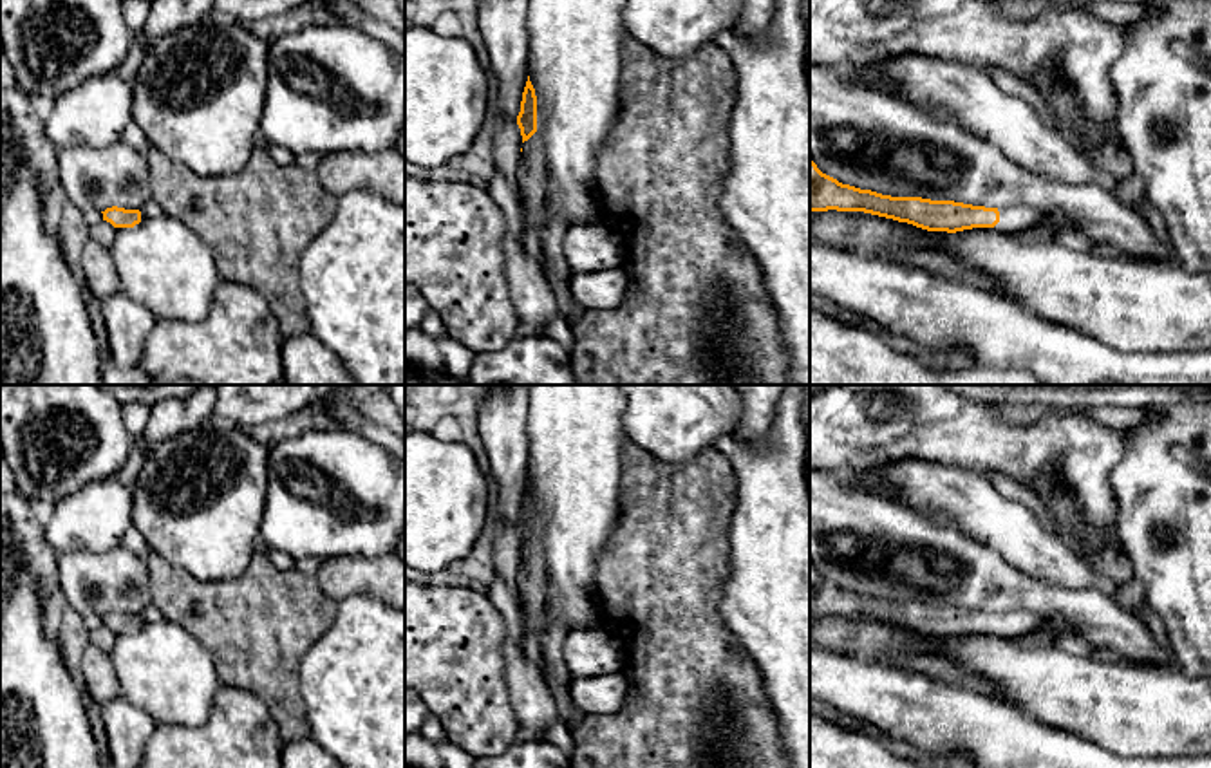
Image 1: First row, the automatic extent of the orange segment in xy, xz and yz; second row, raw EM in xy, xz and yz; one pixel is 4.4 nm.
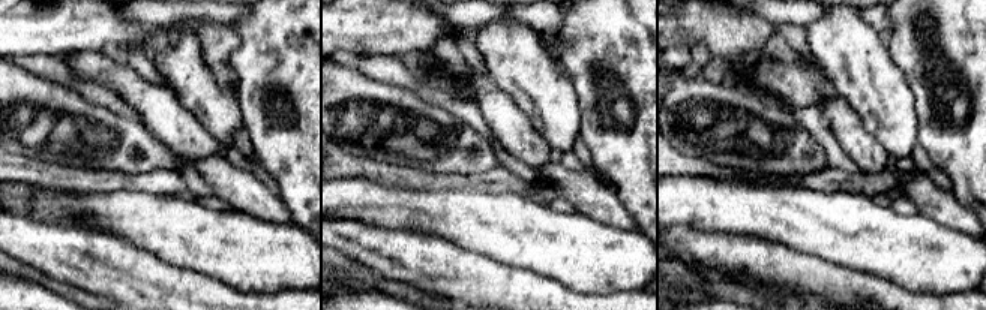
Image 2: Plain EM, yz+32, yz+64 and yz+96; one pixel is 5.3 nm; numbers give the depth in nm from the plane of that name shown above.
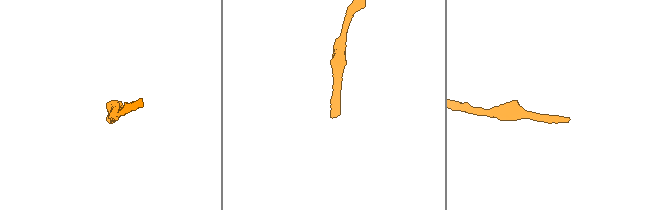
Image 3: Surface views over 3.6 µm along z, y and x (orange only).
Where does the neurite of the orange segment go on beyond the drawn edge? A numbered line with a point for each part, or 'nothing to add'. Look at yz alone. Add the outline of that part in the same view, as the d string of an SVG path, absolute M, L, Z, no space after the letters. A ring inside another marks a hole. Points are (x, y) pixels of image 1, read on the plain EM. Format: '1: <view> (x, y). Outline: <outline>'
1: yz (1018, 624). Outline: M1016 609L1016 611L1000 611L1000 627L994 631L998 636L1009 640L1030 640L1036 636L1036 631L1043 623L1043 618Z

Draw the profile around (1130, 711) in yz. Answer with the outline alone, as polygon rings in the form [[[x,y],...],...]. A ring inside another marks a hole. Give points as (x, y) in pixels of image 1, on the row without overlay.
[[[996,632],[949,638],[943,654],[996,683],[1003,703],[1121,757],[1211,755],[1211,678],[1189,678],[1178,667],[1106,663],[1057,649],[1048,640],[1016,643]]]

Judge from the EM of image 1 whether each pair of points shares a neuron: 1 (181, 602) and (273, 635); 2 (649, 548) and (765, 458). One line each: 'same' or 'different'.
1: same
2: different

